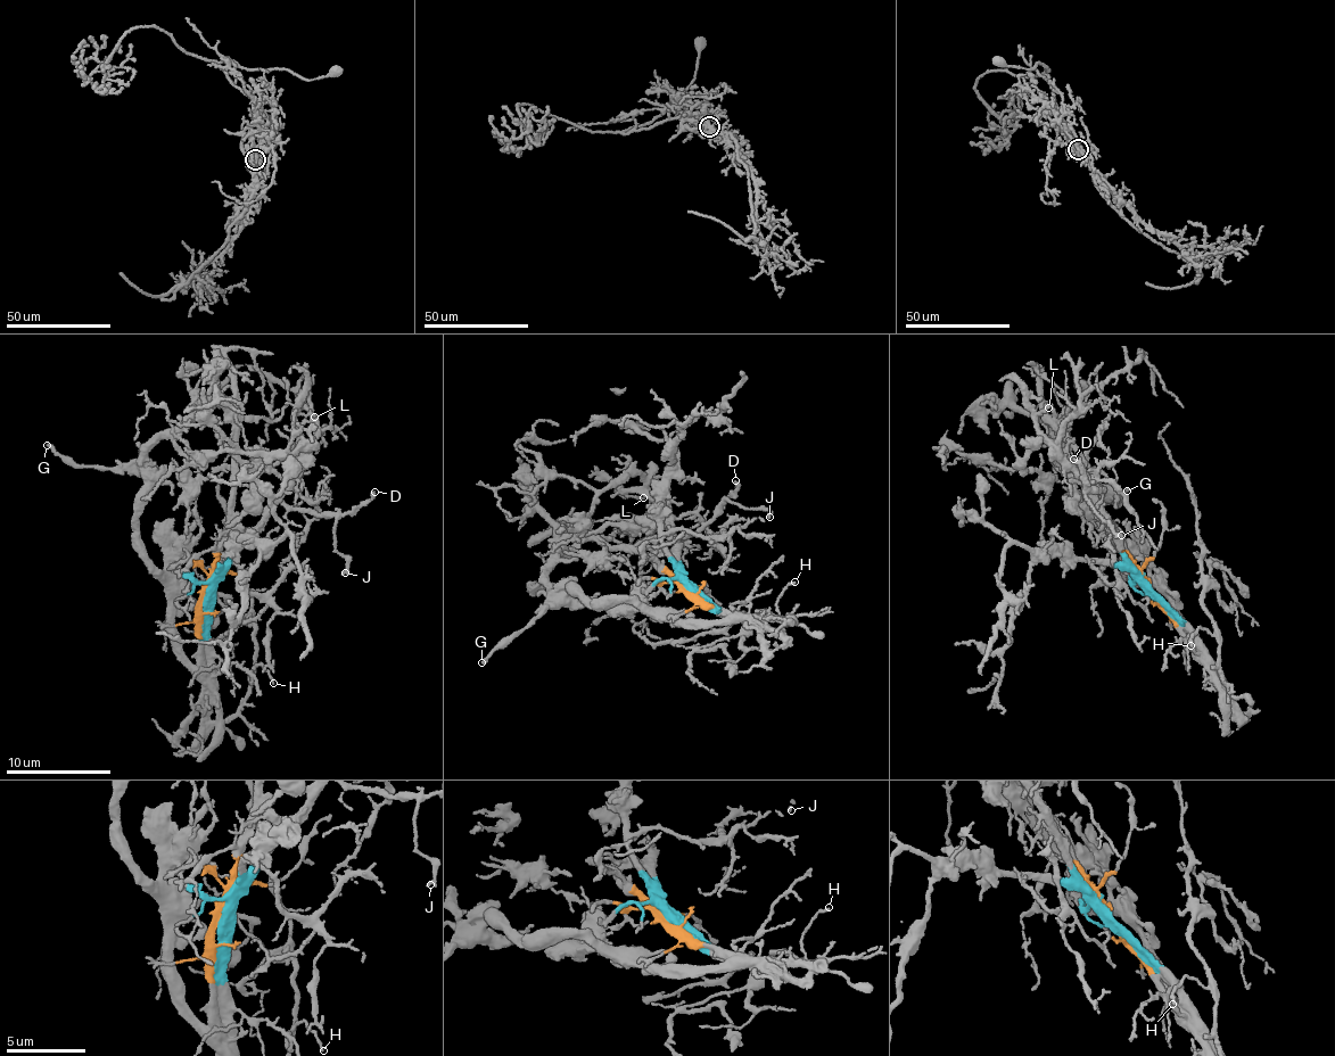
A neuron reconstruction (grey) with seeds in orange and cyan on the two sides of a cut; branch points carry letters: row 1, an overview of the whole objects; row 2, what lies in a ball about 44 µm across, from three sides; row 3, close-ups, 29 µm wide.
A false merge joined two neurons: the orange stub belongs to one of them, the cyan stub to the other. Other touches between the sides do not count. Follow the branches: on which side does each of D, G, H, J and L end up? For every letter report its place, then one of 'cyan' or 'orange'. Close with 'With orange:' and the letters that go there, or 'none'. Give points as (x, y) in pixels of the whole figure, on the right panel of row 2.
D: (1073, 459) | orange
G: (1127, 491) | cyan
H: (1191, 645) | cyan
J: (1121, 535) | orange
L: (1048, 407) | cyan
With orange: D, J

